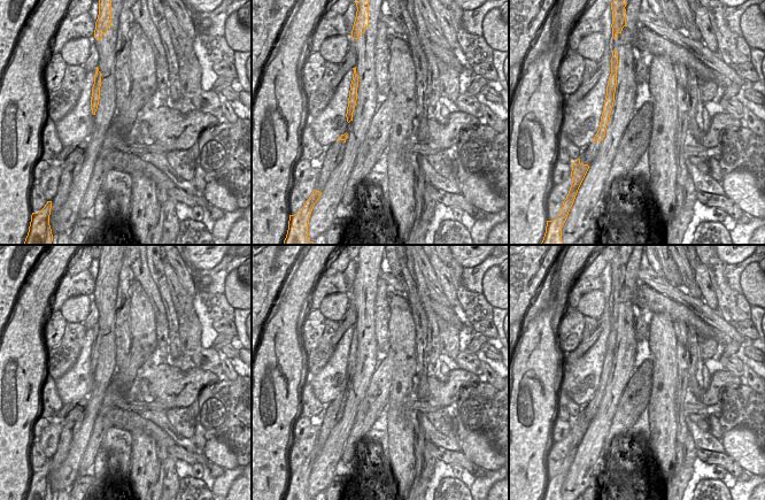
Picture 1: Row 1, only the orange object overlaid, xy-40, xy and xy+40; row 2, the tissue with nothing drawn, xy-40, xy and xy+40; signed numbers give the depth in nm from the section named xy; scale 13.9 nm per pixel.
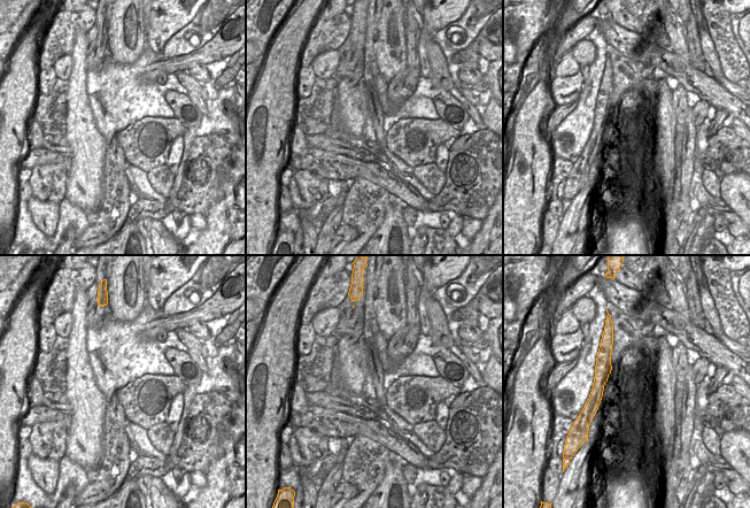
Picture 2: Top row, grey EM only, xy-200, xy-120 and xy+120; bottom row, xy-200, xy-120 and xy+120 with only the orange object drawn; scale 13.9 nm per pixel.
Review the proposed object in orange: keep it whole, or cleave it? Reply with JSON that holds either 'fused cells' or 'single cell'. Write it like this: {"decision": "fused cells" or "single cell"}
{"decision": "single cell"}

